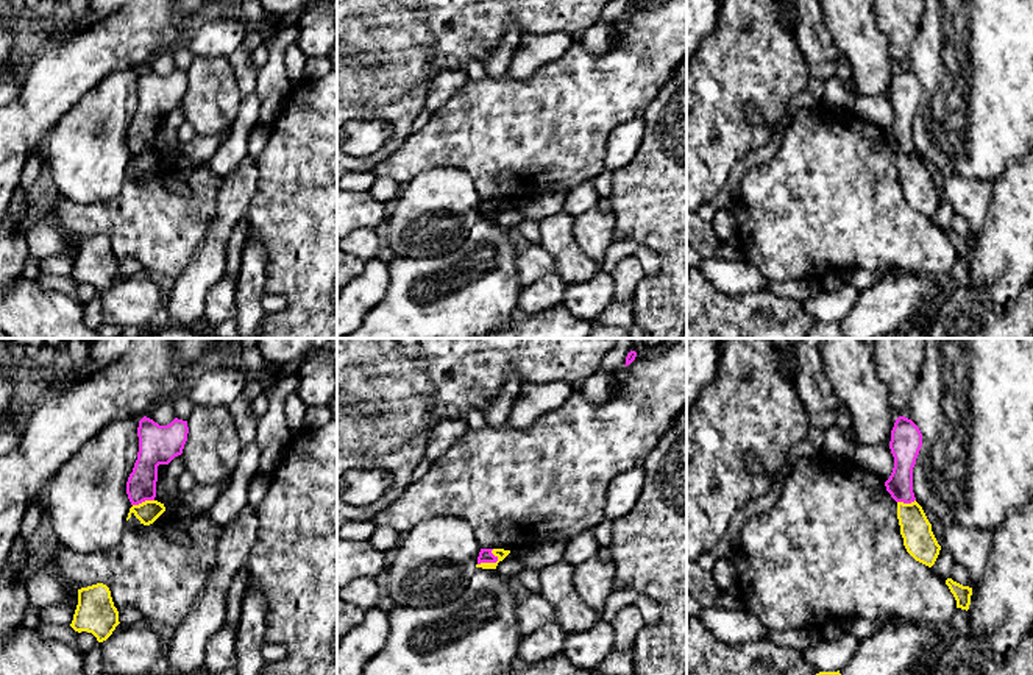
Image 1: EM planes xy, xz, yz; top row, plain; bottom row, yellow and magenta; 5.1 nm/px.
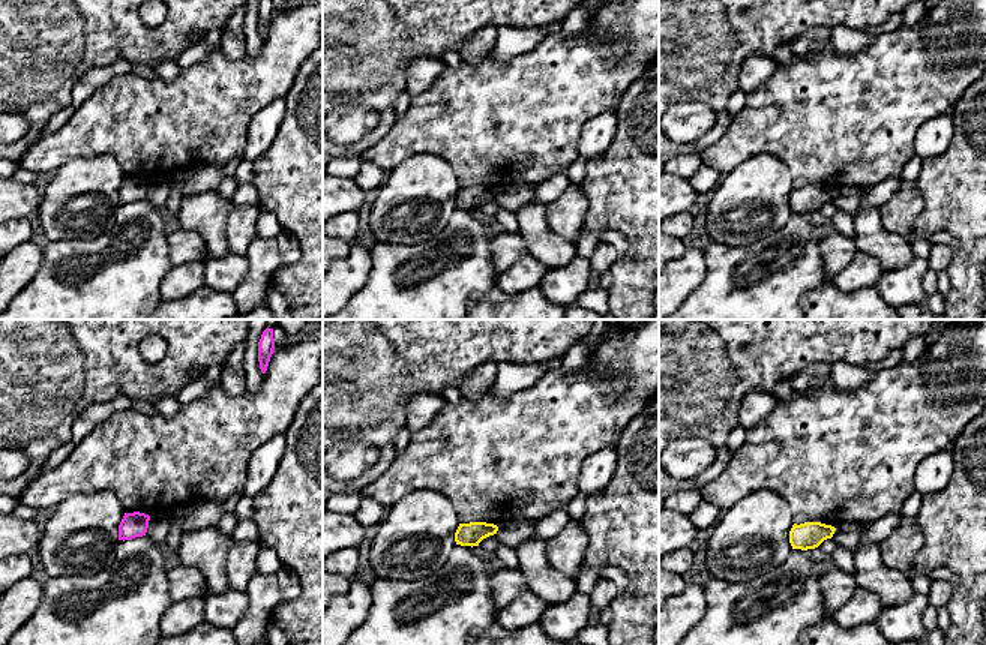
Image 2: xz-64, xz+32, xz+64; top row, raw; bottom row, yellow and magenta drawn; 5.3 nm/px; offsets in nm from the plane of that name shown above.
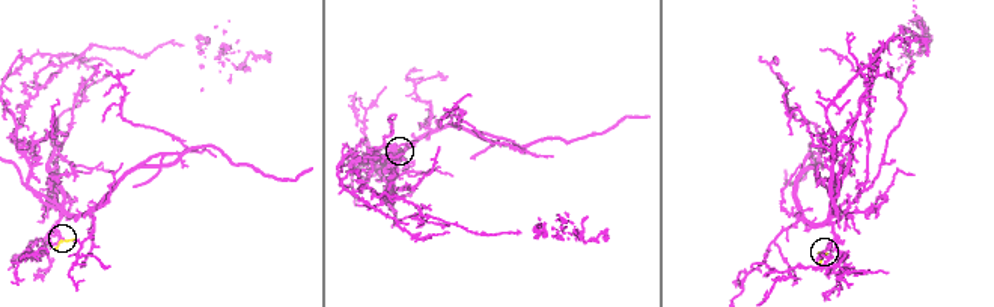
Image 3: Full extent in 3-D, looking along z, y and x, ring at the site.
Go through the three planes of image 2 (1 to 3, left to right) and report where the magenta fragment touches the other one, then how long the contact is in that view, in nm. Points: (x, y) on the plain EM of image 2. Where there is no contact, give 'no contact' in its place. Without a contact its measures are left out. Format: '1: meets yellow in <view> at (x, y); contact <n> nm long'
1: no contact
2: no contact
3: no contact

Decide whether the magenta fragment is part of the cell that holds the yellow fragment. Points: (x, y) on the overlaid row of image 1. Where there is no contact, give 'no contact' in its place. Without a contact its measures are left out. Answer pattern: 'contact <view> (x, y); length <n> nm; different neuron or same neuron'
contact xz (492, 563); length 120 nm; different neuron

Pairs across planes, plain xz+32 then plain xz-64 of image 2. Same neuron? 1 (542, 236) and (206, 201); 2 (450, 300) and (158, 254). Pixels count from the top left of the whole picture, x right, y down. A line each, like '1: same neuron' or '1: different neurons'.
1: same neuron
2: same neuron

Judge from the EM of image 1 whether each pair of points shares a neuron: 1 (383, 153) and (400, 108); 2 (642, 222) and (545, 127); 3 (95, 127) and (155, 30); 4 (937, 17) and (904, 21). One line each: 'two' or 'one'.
1: one
2: two
3: two
4: two

